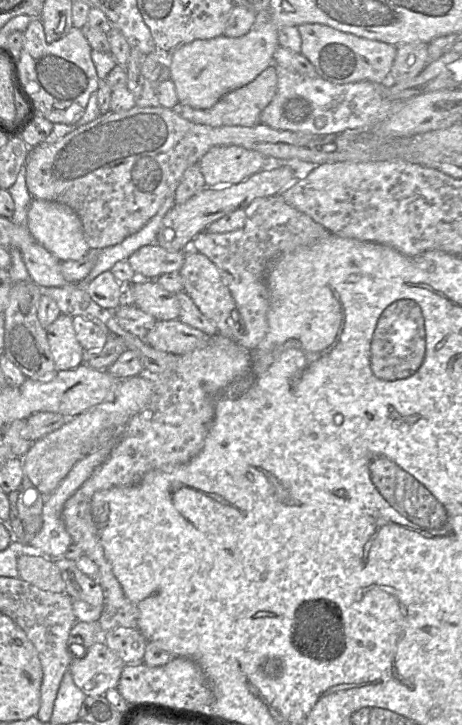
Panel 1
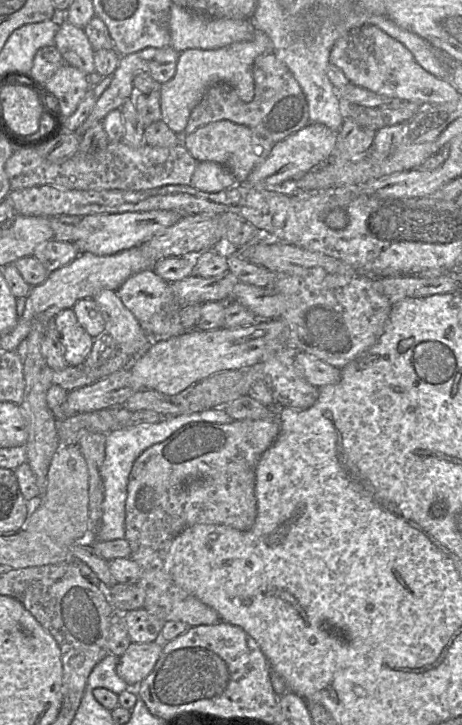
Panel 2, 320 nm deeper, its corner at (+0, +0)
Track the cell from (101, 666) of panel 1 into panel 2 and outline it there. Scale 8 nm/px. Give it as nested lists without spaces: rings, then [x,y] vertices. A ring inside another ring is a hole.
[[[132,642],[120,656],[117,674],[130,687],[137,686],[154,669],[163,650],[163,642]]]

